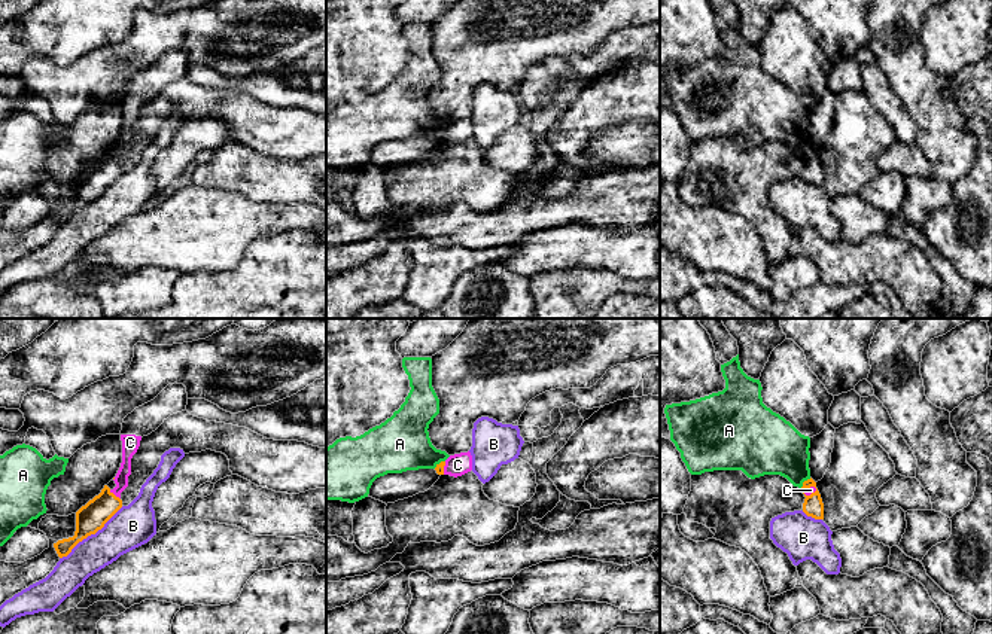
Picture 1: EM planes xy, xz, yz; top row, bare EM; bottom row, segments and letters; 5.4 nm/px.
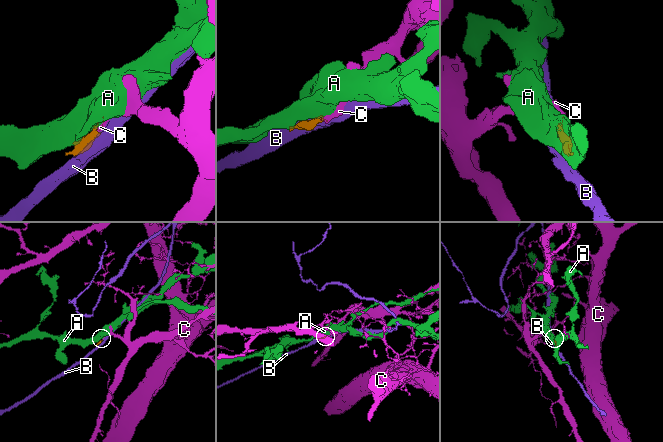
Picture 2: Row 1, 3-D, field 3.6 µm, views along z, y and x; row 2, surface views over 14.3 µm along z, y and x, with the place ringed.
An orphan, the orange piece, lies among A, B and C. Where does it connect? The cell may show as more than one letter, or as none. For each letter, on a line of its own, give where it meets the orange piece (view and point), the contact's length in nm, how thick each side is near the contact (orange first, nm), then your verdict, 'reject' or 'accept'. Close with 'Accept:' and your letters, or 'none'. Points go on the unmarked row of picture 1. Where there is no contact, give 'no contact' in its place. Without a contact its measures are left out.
A: yz (805, 148) | 80 nm | 110/300 nm | reject
B: xy (91, 200) | 440 nm | 160/220 nm | reject
C: xy (113, 161) | 80 nm | 160/80 nm | accept
Accept: C

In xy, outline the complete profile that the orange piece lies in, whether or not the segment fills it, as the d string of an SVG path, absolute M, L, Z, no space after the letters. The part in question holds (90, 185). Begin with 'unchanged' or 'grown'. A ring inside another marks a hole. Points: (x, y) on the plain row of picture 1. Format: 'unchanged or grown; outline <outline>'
grown; outline M174 49L168 51L153 67L136 74L124 85L121 97L122 129L113 146L116 153L110 156L107 152L104 152L98 162L95 162L76 179L74 202L54 210L60 225L67 223L79 208L101 196L104 190L122 174L121 159L128 153L128 143L131 141L131 125L137 119L142 104L155 98L170 82L185 77L186 71L186 54L183 51Z

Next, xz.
grown; outline M469 118L450 122L445 128L436 131L435 137L438 141L462 143L472 137L472 122Z

